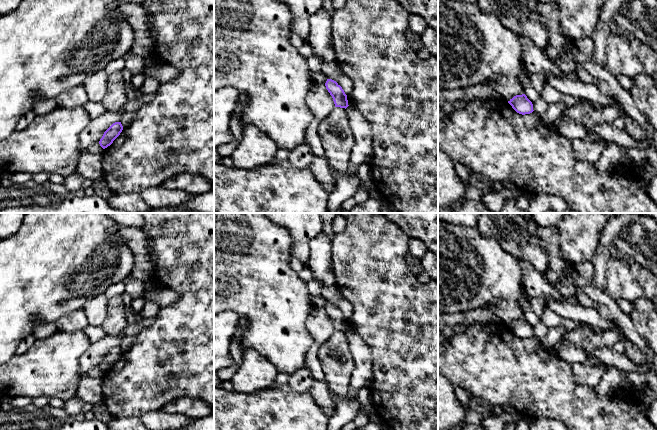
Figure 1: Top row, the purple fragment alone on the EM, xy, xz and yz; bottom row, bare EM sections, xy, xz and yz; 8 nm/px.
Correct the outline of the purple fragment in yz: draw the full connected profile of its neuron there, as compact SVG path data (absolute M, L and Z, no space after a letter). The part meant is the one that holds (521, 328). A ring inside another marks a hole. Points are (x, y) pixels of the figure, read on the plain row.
M525 318L514 320L508 327L517 337L522 339L530 338L534 335L532 326Z

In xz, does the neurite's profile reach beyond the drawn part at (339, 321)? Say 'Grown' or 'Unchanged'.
Unchanged

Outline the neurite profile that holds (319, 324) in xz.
M312 306L306 324L314 342L319 347L324 345L335 332L333 322L325 308Z

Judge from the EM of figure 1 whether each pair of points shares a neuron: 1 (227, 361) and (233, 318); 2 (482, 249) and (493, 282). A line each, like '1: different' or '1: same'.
1: same
2: same

